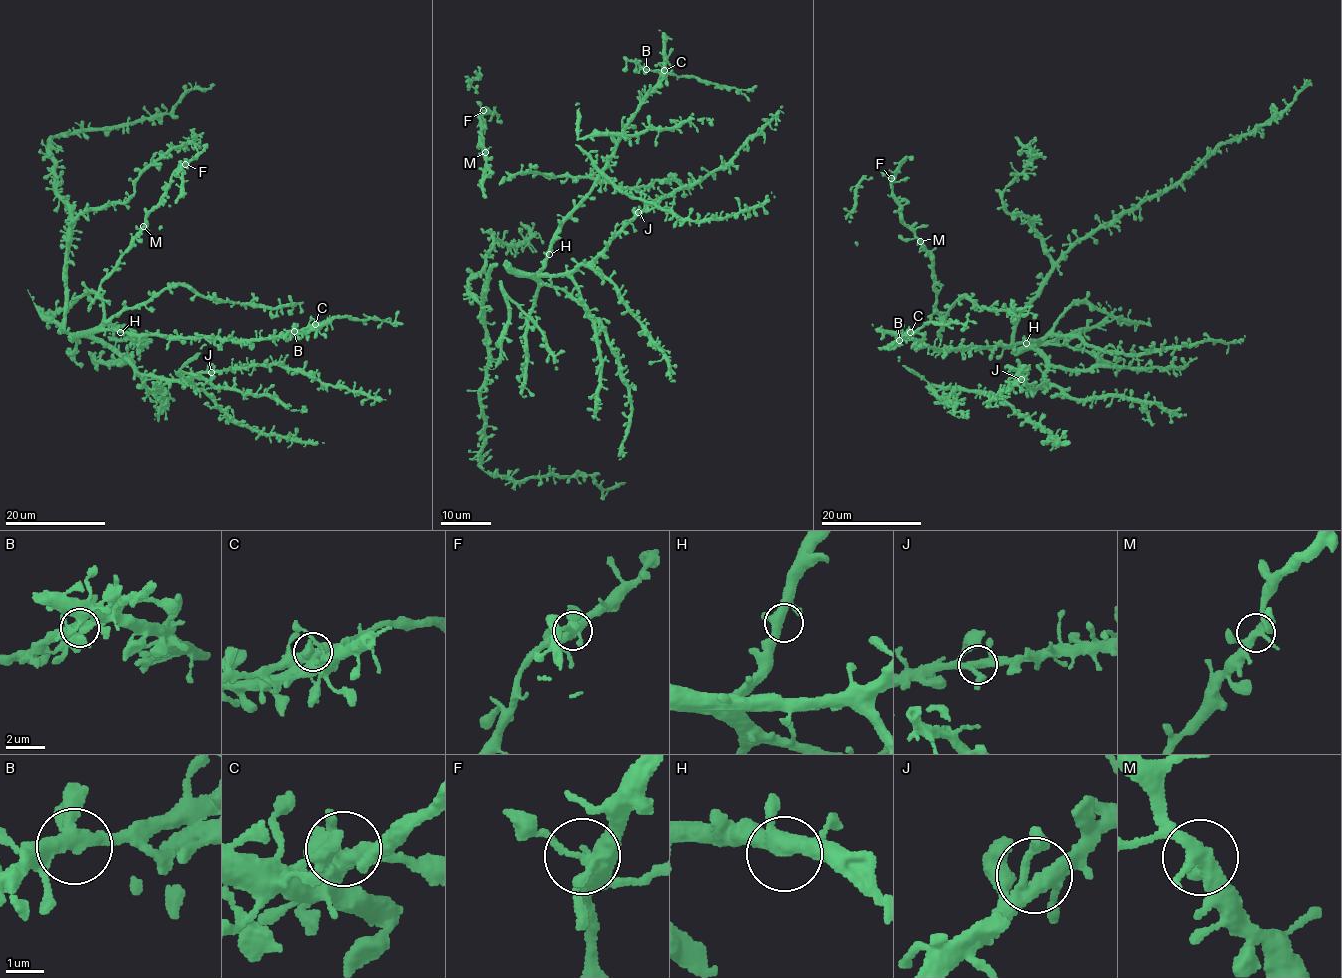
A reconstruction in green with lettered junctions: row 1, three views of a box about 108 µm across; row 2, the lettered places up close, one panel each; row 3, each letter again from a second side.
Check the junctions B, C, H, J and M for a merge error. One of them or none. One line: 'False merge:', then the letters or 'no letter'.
False merge: no letter

